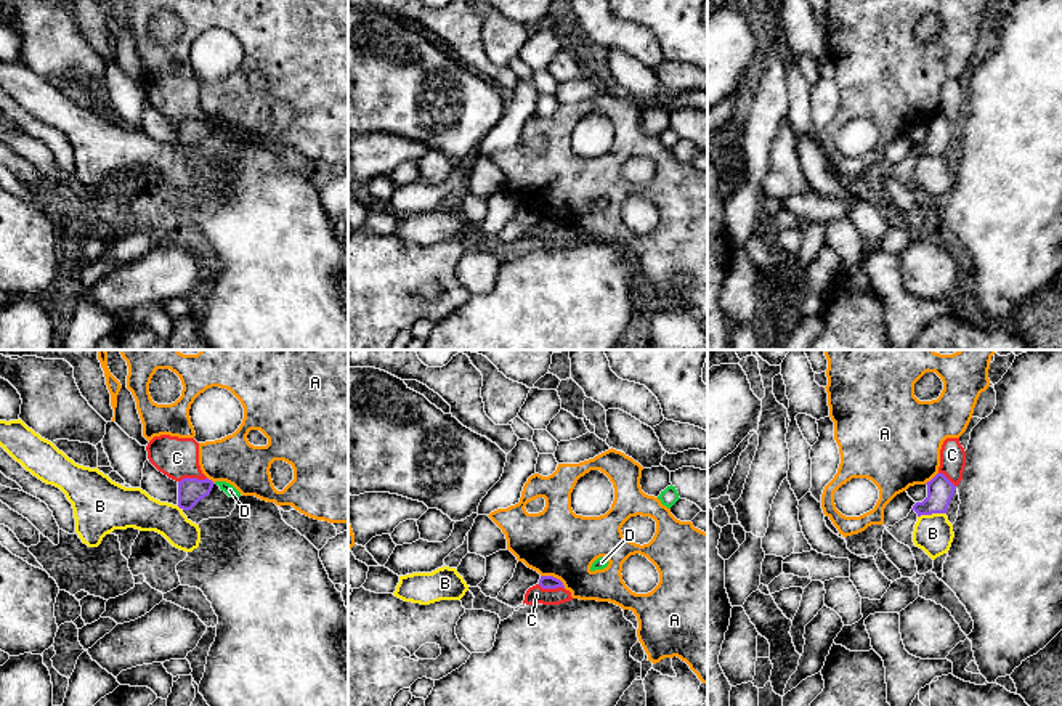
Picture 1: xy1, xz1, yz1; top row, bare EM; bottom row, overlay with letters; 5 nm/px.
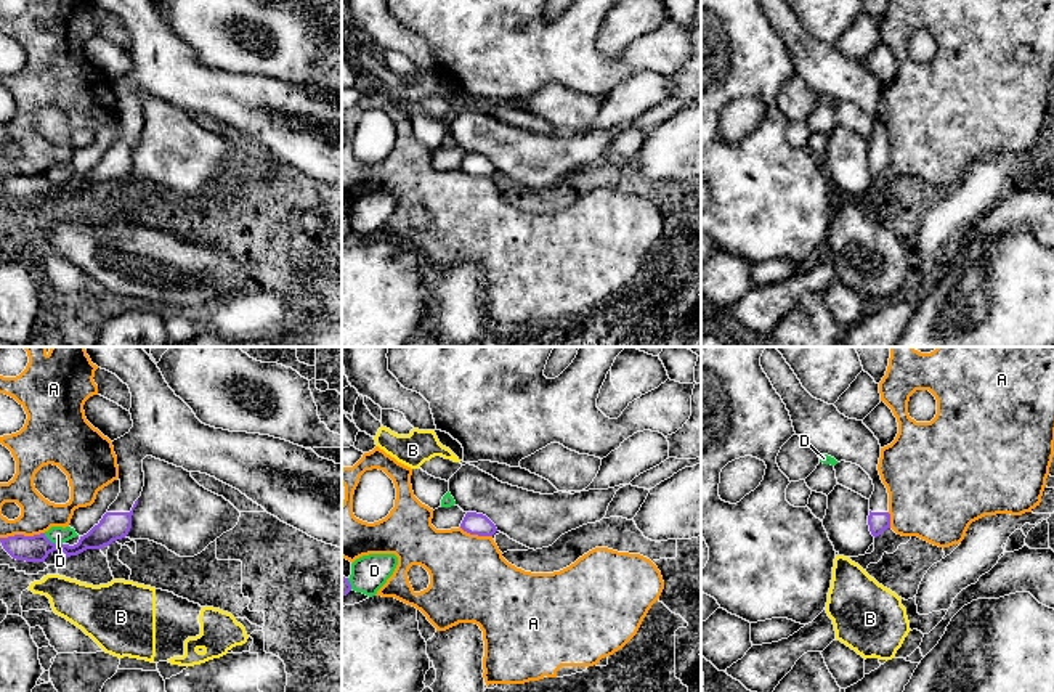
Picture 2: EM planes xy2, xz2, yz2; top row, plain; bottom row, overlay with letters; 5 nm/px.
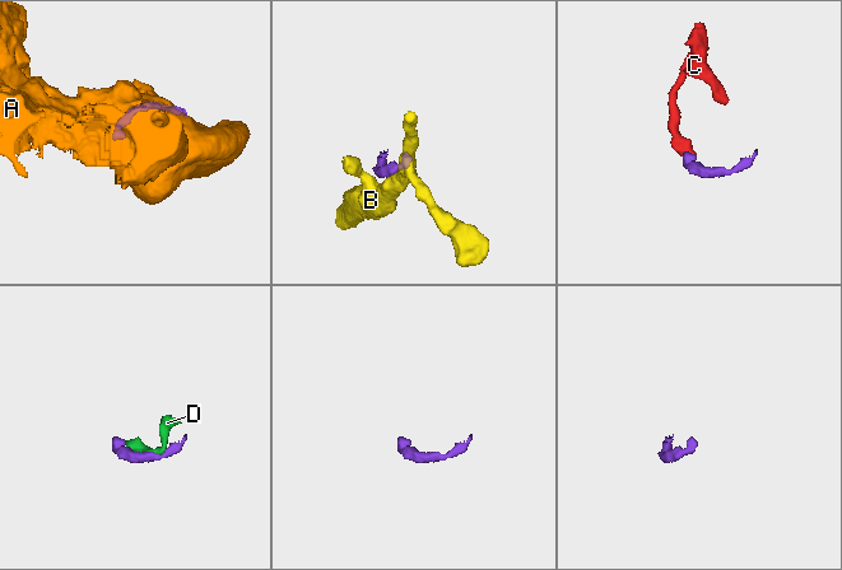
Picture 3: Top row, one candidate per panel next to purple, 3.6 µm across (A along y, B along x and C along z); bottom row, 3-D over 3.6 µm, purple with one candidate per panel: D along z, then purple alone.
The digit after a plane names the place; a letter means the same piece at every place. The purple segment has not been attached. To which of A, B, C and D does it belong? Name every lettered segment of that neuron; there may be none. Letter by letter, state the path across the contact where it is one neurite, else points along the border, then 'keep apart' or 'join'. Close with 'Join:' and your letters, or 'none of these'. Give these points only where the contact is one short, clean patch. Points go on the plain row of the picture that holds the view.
A: keep apart
B: border yz1 (945, 153), (921, 154), (918, 158); keep apart
C: border xy1 (206, 117), (182, 119), (178, 122); keep apart
D: keep apart
Join: none of these

